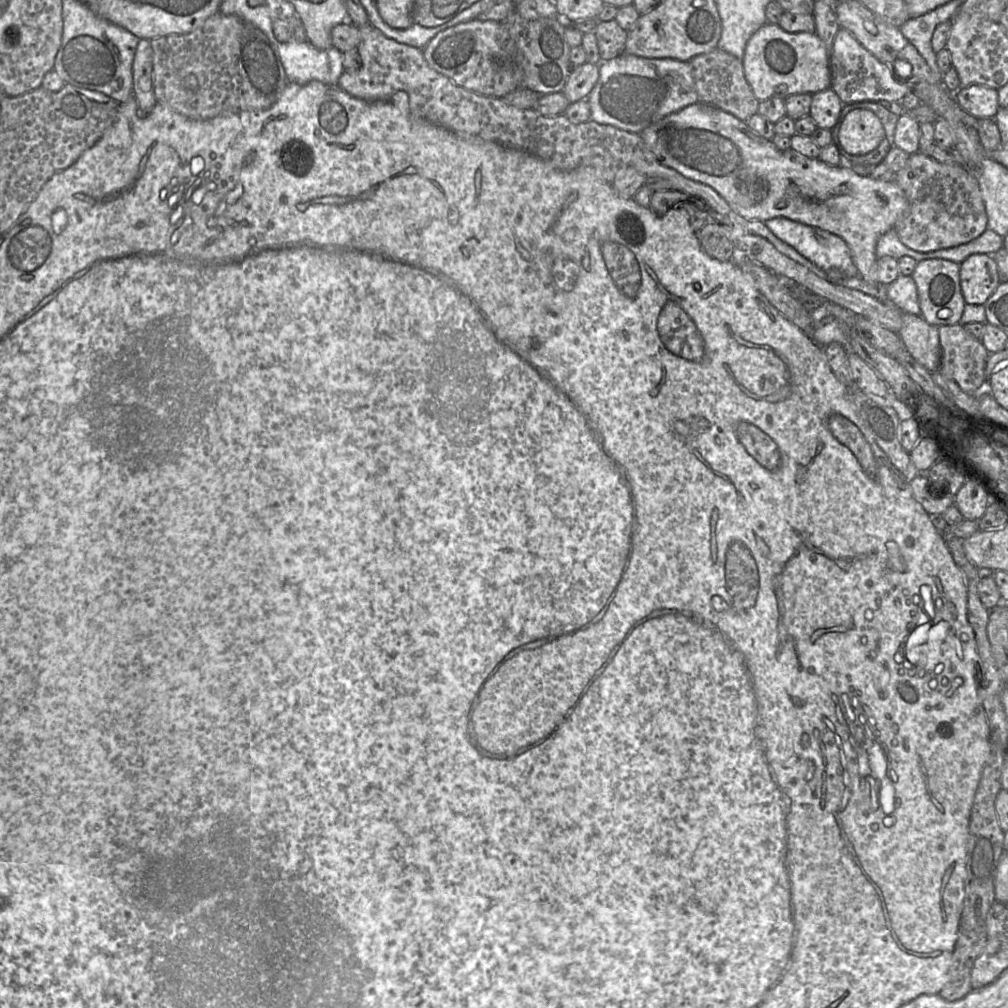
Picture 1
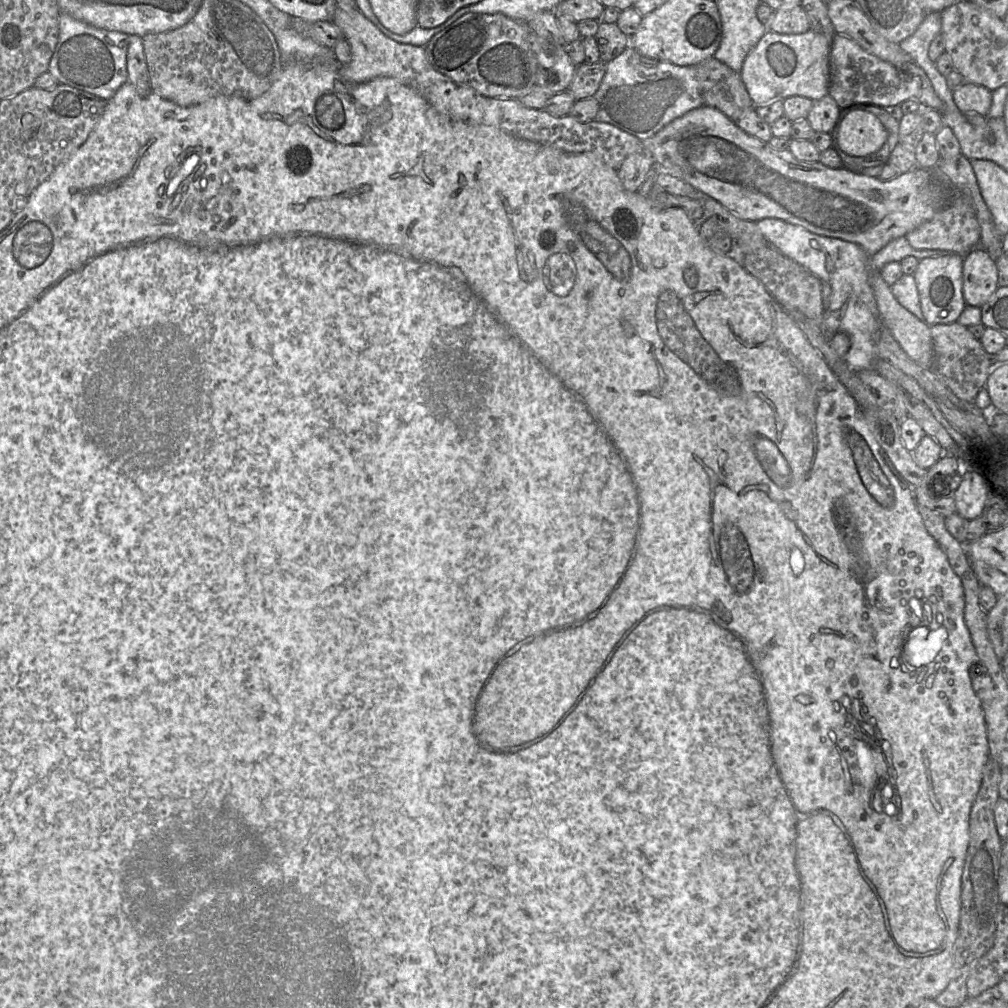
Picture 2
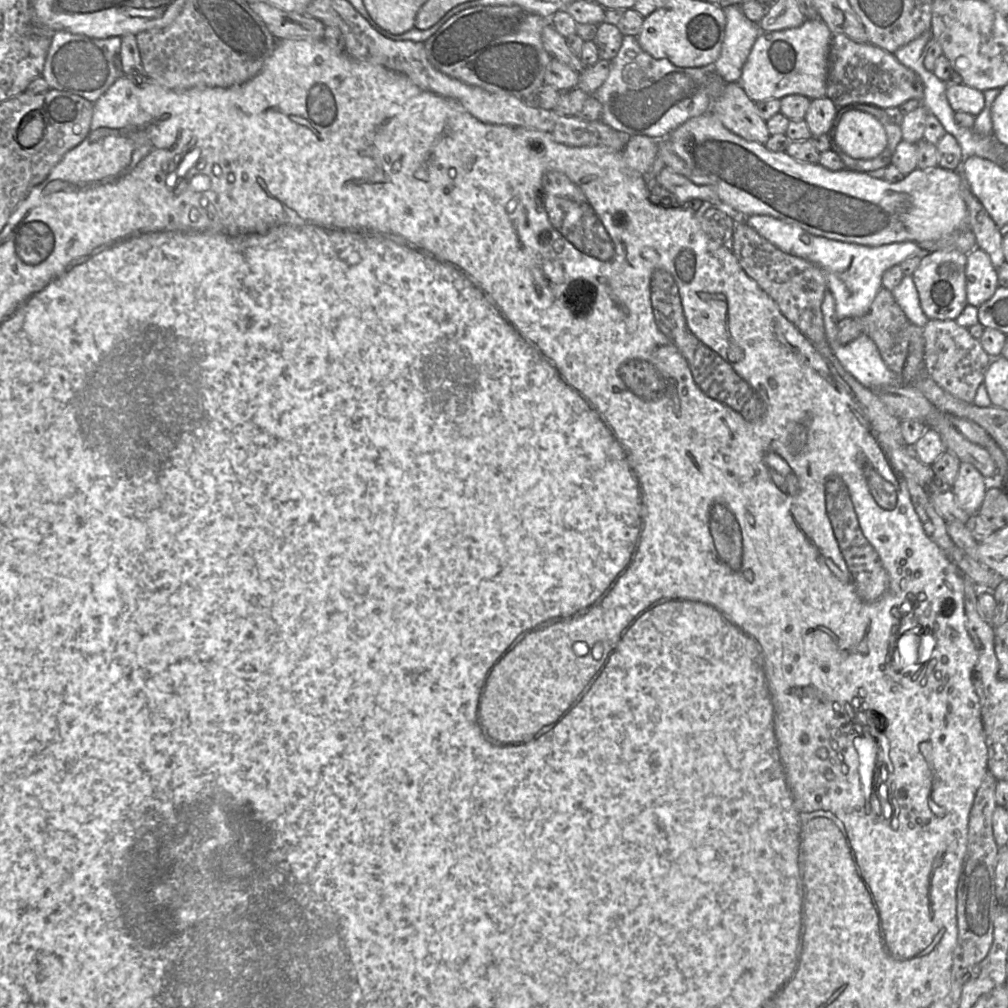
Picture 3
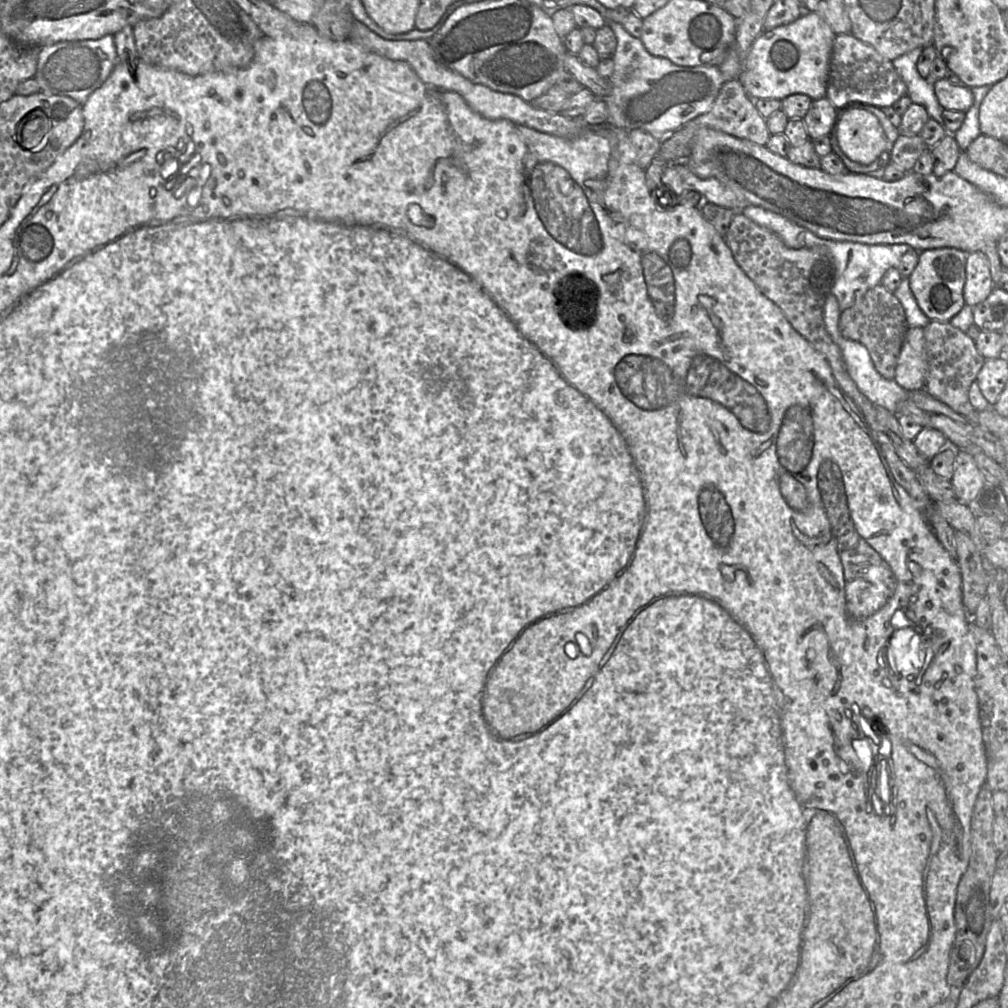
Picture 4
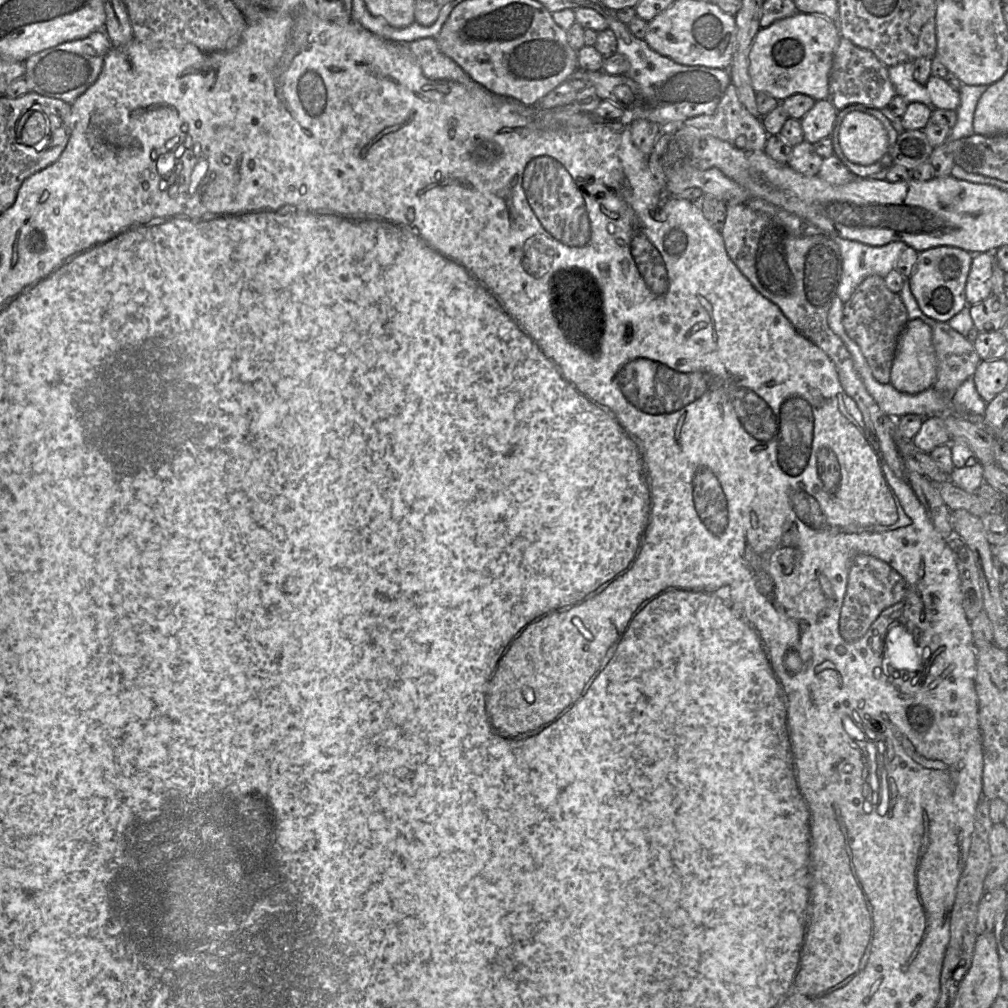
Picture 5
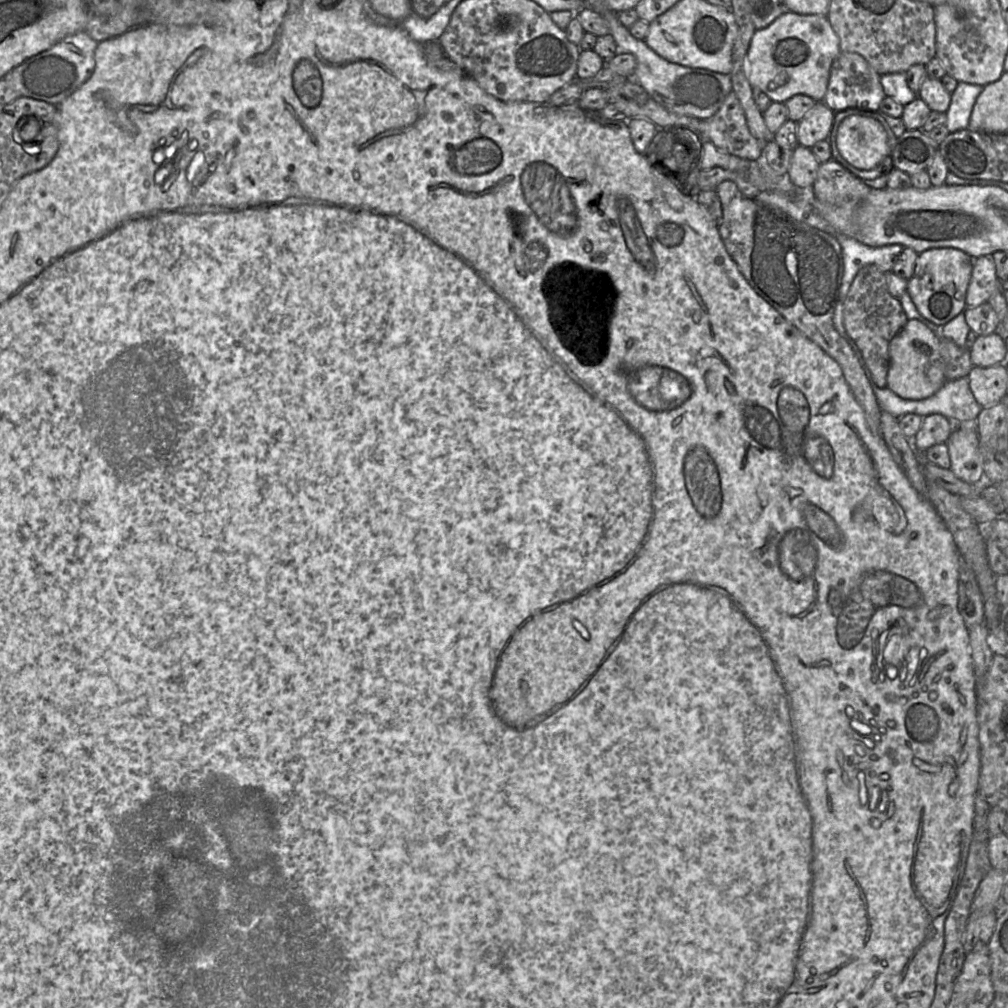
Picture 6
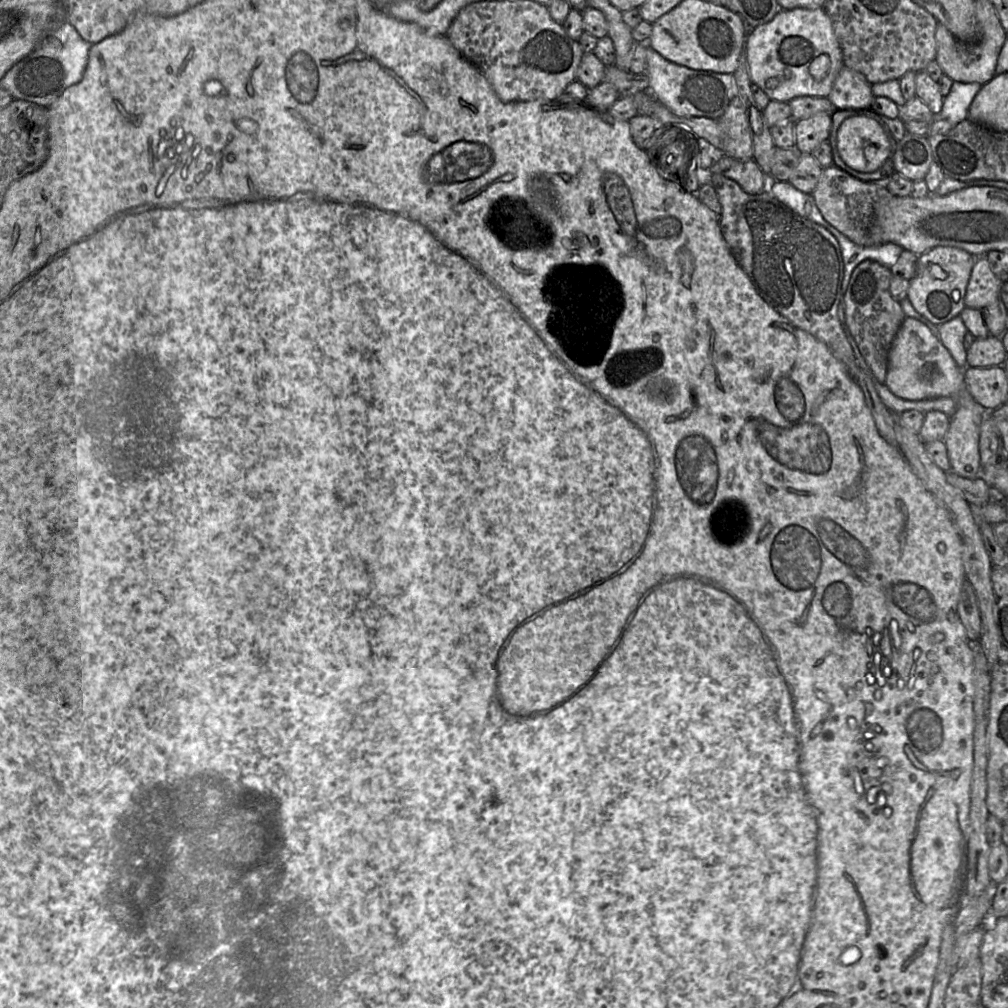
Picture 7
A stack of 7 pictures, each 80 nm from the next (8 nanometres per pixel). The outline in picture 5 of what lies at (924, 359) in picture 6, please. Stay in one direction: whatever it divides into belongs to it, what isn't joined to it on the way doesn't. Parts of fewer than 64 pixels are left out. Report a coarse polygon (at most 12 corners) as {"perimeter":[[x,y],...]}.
{"perimeter":[[909,320],[890,374],[895,389],[933,387],[932,328]]}

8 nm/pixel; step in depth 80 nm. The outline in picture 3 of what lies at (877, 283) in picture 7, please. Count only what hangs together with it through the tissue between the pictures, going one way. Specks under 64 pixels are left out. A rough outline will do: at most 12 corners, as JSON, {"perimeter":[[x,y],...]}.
{"perimeter":[[882,287],[866,314],[838,320],[837,340],[862,334],[888,369],[901,374],[908,319]]}

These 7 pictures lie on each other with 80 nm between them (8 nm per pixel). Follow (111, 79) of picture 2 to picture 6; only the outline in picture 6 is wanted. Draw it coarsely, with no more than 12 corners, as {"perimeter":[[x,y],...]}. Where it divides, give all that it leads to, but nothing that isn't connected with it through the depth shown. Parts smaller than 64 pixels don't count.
{"perimeter":[[65,37],[3,77],[59,105],[92,75],[98,41]]}

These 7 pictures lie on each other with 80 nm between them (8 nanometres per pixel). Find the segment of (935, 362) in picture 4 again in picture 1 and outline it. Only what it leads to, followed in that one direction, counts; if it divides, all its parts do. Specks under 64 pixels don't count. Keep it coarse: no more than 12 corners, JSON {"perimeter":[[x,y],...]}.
{"perimeter":[[960,323],[938,327],[939,371],[965,392],[986,386],[989,352]]}

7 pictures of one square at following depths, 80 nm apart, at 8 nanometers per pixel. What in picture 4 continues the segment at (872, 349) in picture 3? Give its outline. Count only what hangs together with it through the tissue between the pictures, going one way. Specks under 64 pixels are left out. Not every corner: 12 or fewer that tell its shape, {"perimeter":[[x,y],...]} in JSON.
{"perimeter":[[841,337],[848,374],[876,405],[898,413],[910,391],[881,376],[868,349]]}

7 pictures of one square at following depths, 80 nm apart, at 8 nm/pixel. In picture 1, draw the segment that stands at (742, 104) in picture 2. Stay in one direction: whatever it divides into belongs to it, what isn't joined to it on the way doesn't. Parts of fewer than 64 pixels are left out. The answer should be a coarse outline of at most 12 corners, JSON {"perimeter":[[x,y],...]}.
{"perimeter":[[715,48],[689,62],[700,103],[743,121],[760,101],[742,60]]}

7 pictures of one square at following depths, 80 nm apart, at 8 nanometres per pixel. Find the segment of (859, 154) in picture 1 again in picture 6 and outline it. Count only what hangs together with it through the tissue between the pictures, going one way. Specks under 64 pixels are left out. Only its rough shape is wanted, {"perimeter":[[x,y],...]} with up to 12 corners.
{"perimeter":[[847,116],[837,131],[842,157],[871,170],[888,155],[879,121]]}

